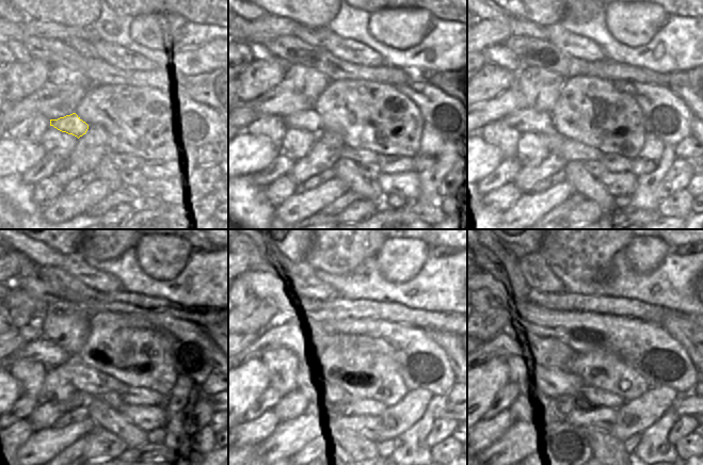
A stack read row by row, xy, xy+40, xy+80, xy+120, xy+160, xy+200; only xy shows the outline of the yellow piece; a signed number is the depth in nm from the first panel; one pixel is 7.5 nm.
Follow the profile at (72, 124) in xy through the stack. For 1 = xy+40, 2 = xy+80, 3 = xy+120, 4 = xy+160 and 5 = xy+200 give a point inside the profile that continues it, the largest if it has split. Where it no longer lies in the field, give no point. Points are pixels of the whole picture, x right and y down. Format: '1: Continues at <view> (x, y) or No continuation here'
1: Continues at xy+40 (308, 121)
2: Continues at xy+80 (530, 119)
3: Continues at xy+120 (42, 350)
4: Continues at xy+160 (274, 338)
5: Continues at xy+200 (508, 341).

